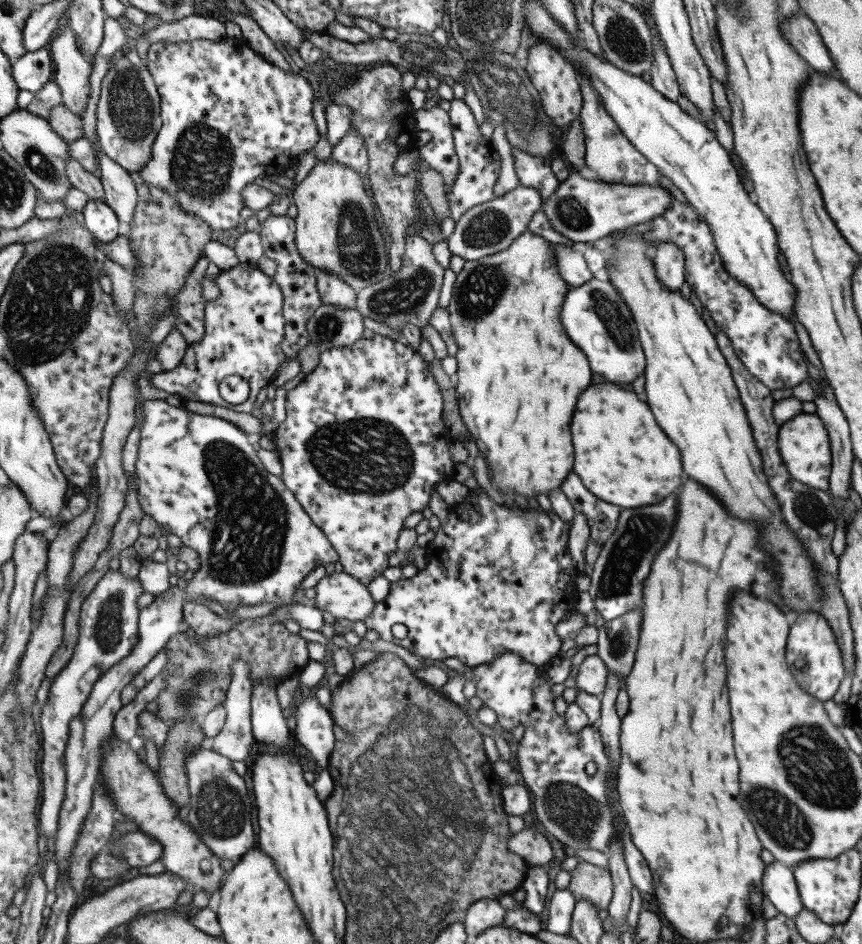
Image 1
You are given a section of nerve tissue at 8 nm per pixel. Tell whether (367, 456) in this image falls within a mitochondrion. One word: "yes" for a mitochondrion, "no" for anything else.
yes

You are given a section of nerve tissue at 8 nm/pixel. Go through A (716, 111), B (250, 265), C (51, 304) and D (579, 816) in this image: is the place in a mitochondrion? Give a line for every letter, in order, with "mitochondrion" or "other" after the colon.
A: other
B: other
C: mitochondrion
D: mitochondrion

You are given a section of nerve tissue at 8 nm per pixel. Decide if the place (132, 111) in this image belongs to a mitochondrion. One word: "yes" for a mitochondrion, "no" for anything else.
yes

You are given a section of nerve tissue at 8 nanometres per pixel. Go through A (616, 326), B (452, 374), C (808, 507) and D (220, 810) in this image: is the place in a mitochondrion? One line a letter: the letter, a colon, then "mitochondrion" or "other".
A: mitochondrion
B: other
C: mitochondrion
D: mitochondrion

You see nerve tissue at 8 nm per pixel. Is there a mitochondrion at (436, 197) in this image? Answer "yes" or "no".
no

